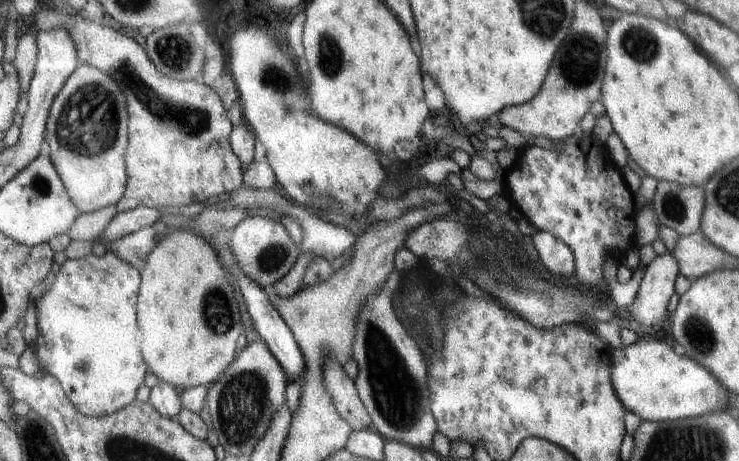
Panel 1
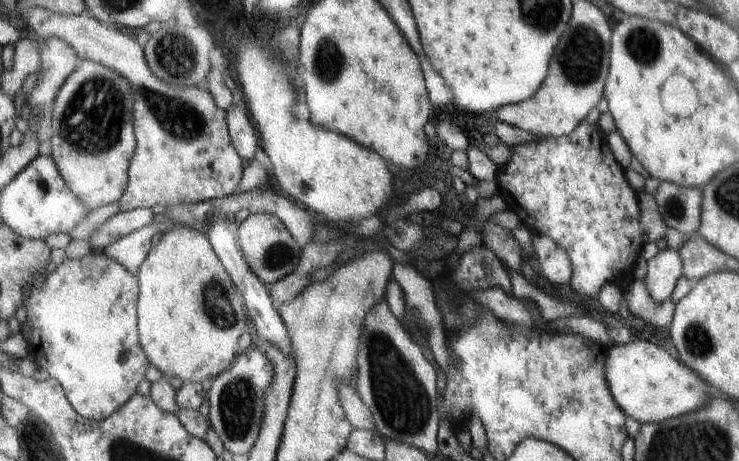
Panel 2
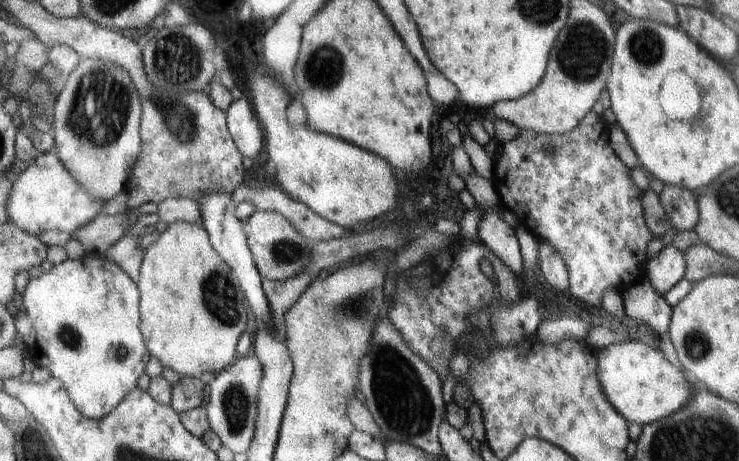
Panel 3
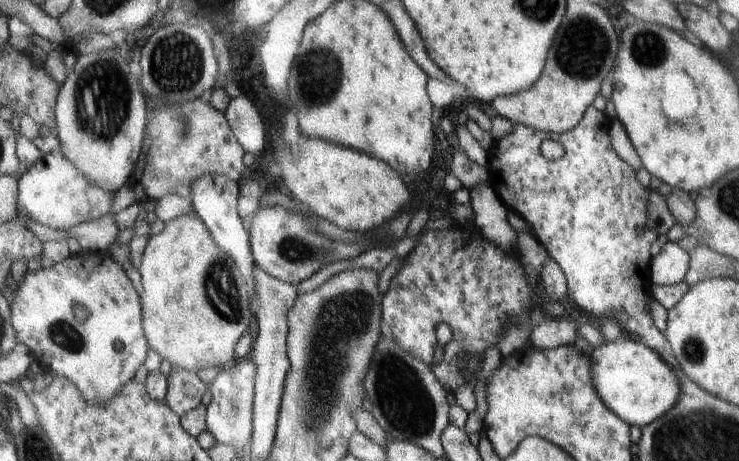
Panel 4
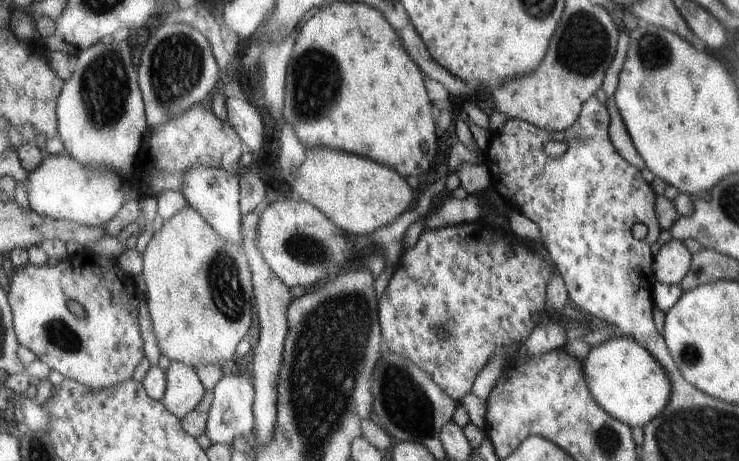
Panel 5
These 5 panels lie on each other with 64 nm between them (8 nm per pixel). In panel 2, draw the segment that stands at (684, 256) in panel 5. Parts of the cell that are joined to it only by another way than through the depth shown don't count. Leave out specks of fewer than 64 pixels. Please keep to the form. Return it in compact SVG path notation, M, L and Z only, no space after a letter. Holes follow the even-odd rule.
M666 247L646 261L646 272L643 286L651 302L657 306L665 302L671 293L679 277L683 274L683 264L677 251Z

